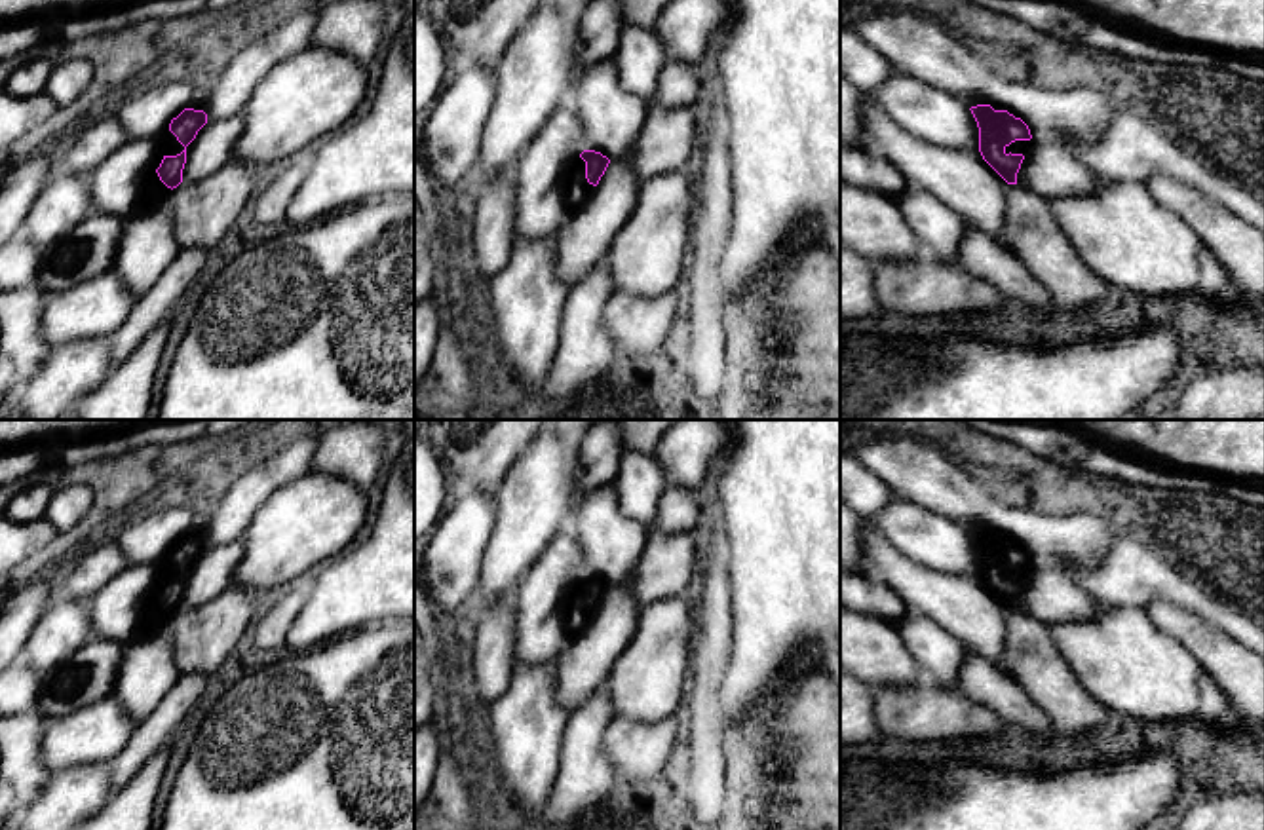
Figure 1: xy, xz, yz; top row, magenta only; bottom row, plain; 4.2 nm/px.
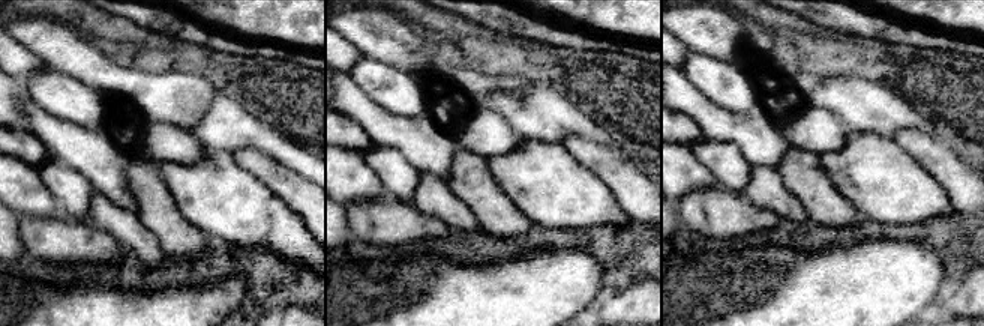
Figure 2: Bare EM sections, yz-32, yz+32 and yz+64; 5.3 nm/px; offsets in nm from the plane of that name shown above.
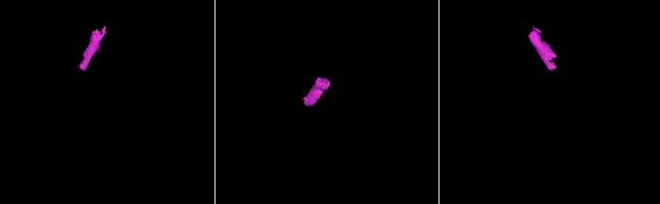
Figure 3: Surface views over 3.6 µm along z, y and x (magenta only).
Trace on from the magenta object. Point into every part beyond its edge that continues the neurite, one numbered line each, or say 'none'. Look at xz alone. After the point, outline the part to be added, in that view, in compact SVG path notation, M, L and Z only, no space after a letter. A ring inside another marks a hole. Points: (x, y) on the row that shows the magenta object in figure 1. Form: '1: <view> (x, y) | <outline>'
1: xz (574, 185) | M580 156L565 169L561 188L572 211L584 207L595 192L595 186L585 179L585 161Z

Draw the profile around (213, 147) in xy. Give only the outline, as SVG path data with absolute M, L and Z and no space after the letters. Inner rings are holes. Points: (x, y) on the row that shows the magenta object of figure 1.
M241 114L226 120L207 120L186 146L182 182L203 180L230 163L243 125Z

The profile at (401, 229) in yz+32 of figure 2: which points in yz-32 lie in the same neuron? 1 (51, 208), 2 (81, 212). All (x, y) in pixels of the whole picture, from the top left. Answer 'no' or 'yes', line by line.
1: no
2: no

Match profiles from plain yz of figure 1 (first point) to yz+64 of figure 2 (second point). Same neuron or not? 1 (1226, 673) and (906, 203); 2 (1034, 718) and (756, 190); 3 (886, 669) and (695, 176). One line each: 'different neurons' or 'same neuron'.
1: different neurons
2: same neuron
3: same neuron

